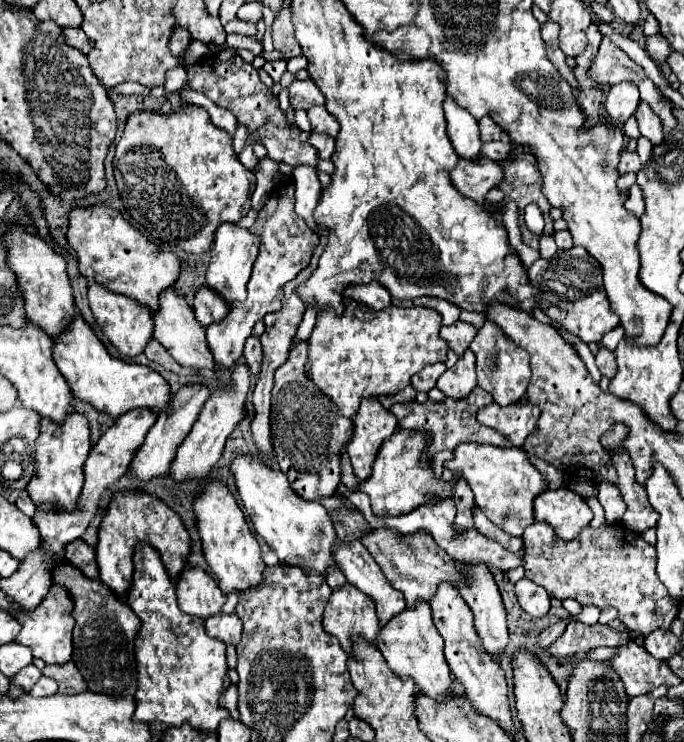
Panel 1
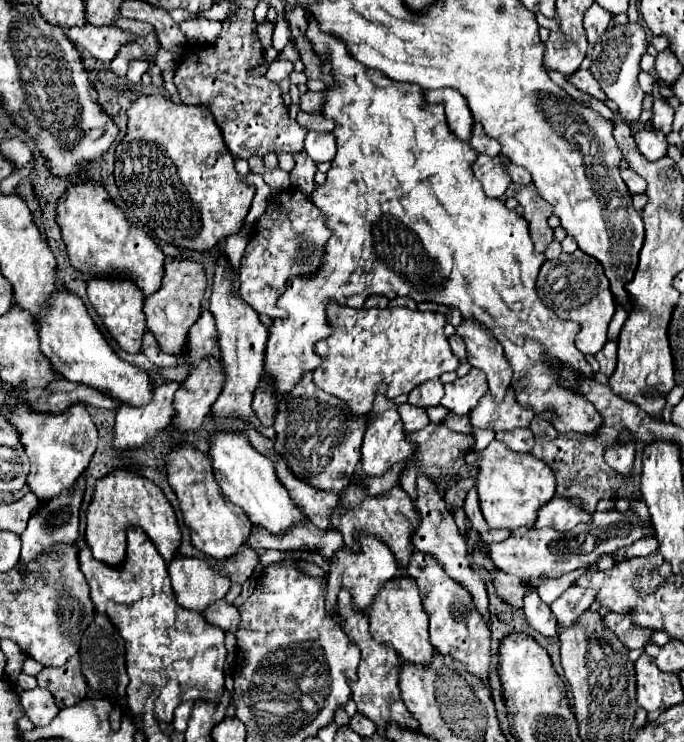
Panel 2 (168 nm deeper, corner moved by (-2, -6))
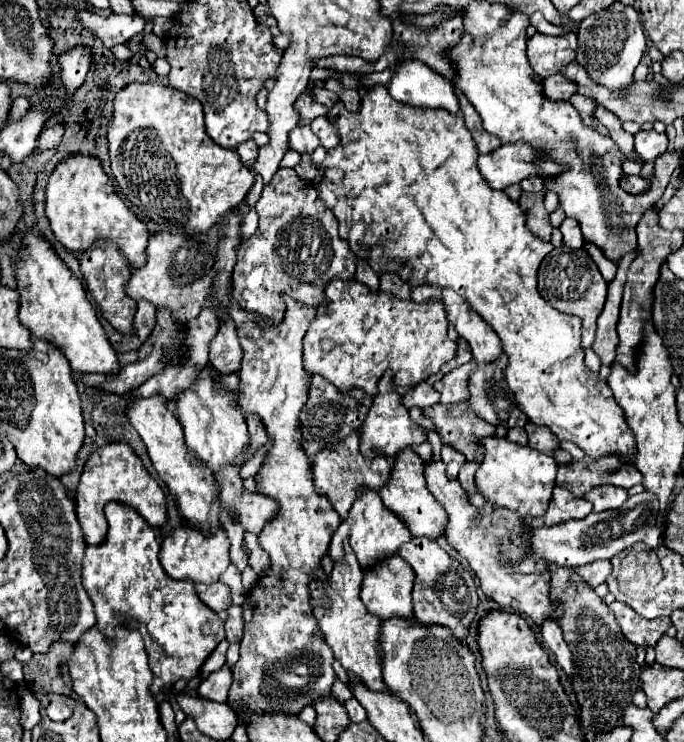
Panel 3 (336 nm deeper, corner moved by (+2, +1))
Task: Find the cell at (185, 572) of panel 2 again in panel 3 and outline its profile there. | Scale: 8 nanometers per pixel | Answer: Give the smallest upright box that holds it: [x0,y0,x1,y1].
[160,525,230,583]

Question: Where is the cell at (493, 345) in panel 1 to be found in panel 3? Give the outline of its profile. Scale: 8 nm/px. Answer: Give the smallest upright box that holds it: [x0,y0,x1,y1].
[442,289,502,363]

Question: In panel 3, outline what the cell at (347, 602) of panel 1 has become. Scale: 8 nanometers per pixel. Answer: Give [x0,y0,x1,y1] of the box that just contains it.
[330,487,412,567]

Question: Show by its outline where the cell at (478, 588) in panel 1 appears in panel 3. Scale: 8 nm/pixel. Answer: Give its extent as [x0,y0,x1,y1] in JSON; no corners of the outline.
[378,447,448,539]

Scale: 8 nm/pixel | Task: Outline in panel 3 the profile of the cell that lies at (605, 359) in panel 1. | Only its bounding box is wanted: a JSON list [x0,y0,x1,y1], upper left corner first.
[592,251,637,367]

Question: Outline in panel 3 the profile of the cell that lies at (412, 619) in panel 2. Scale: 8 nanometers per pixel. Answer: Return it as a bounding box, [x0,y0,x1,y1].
[360,555,414,621]

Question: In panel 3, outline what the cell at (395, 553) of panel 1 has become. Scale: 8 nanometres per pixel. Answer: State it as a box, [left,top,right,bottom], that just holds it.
[312,429,392,519]

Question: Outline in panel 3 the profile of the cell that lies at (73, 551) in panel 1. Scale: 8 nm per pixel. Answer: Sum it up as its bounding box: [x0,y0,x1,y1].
[82,501,224,701]

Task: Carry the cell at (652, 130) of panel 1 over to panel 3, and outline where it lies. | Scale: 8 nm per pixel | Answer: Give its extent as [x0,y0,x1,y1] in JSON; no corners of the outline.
[634,129,668,163]

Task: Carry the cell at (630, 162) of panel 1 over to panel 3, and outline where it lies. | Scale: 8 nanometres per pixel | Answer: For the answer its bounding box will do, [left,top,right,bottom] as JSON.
[620,175,652,195]

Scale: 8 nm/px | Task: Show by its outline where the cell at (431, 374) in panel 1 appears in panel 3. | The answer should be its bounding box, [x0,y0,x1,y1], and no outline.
[404,381,440,409]

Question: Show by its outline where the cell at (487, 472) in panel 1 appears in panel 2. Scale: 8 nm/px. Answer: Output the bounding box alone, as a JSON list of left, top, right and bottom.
[466,440,556,528]

